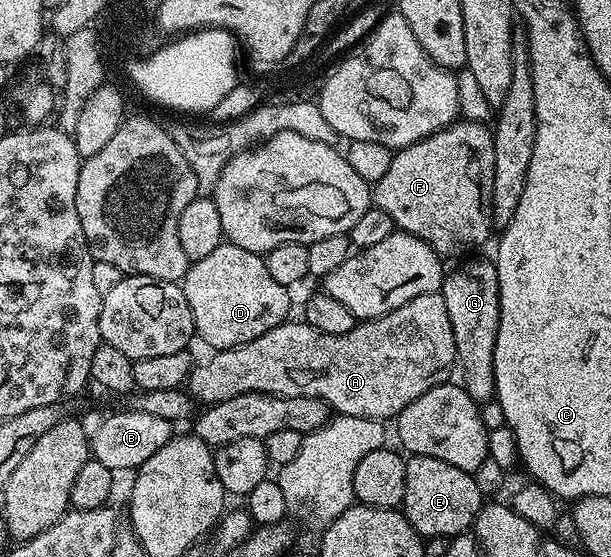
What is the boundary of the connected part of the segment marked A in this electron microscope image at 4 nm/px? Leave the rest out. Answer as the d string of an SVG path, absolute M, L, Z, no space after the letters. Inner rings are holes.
M440 292L419 295L382 317L358 320L357 326L343 335L327 335L300 320L293 320L286 320L245 345L216 350L210 361L202 365L200 362L187 382L187 392L193 396L194 402L210 406L244 393L273 393L276 397L319 399L342 417L355 415L384 422L385 417L396 418L407 403L415 403L423 391L446 384L450 380L449 368L452 365L454 368L457 361L454 332Z

